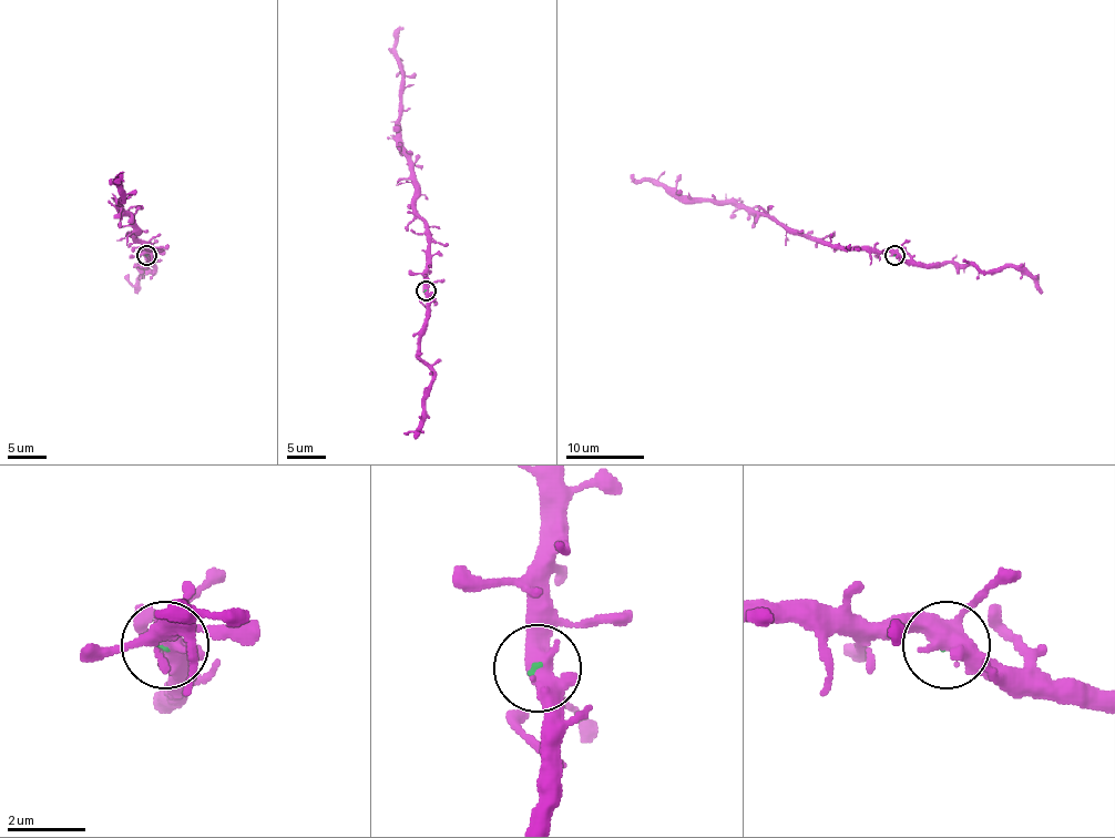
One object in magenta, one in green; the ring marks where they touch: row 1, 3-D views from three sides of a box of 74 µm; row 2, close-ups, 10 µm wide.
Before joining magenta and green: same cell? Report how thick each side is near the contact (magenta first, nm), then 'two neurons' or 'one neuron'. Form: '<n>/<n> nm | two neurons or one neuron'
440/60 nm | one neuron

